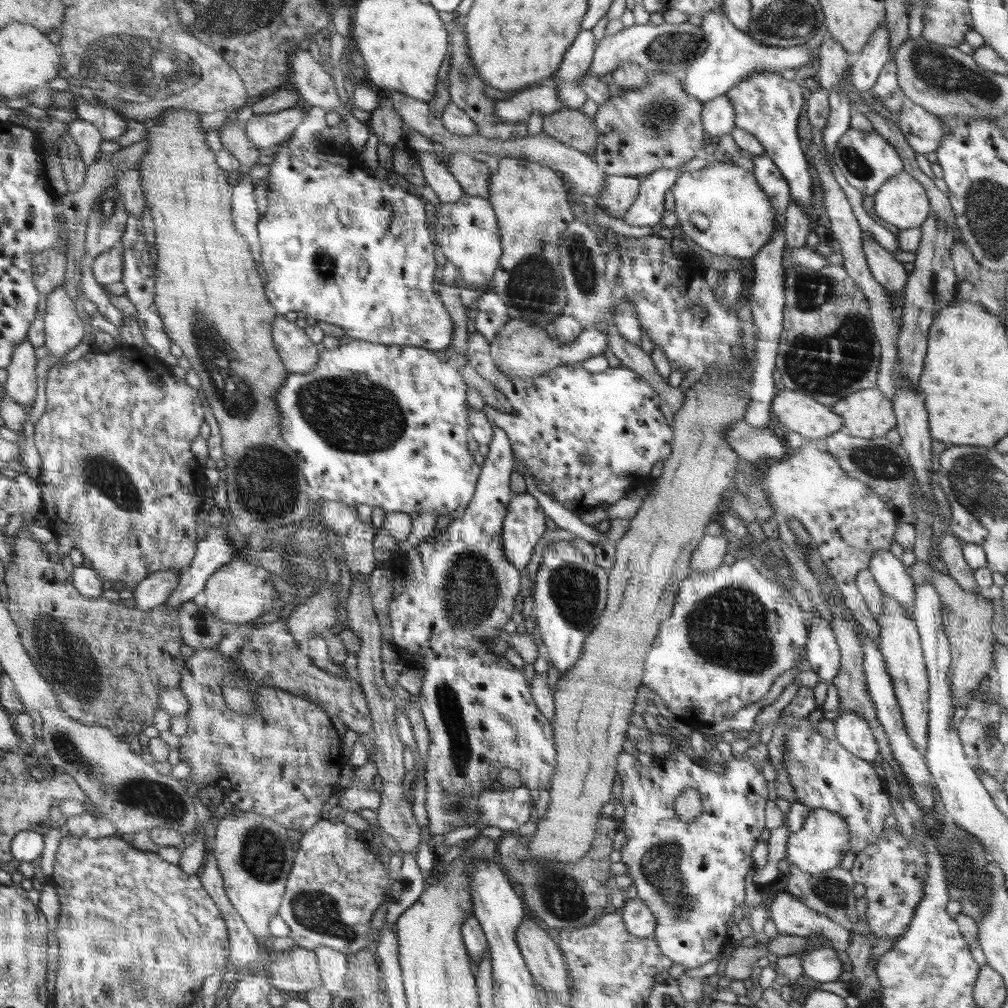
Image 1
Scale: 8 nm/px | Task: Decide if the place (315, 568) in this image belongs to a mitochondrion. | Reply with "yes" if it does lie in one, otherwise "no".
no

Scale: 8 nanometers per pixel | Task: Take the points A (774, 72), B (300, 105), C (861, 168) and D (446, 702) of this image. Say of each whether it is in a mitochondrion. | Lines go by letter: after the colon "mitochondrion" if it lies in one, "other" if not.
A: other
B: other
C: mitochondrion
D: mitochondrion

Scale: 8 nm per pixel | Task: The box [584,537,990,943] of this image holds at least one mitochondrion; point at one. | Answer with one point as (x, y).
(731, 628)

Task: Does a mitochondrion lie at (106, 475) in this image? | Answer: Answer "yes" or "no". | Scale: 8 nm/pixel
yes

